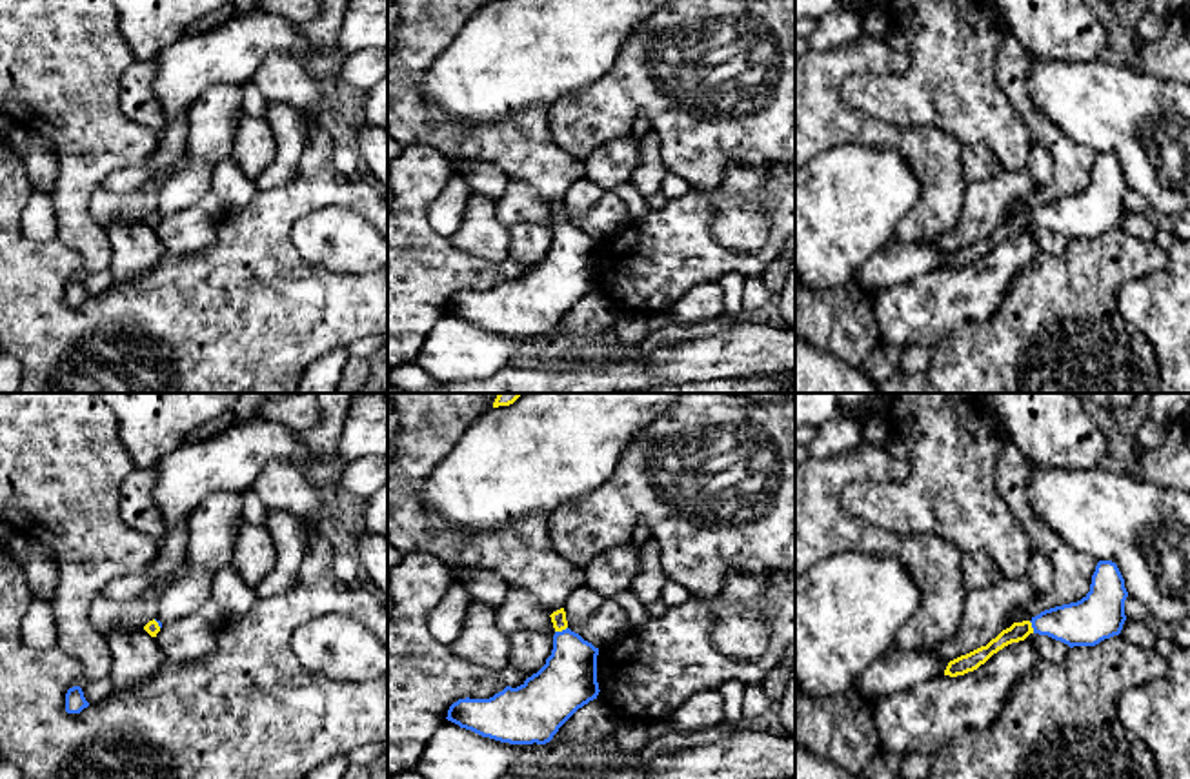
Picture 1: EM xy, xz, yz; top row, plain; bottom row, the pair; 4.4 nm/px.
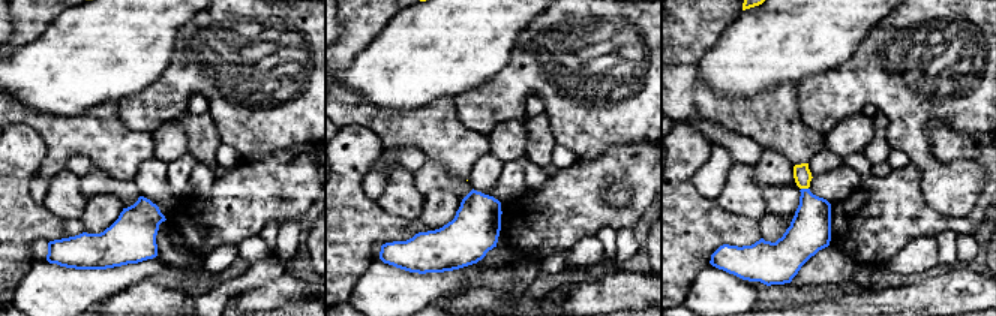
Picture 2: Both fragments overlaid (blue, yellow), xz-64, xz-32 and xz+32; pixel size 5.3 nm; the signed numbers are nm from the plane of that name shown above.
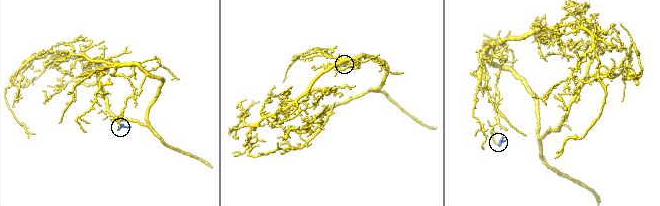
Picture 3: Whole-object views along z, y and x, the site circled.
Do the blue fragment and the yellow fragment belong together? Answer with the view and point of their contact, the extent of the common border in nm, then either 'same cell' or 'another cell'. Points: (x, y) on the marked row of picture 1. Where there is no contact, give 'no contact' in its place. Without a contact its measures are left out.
meets blue in xz at (563, 630); contact 60 nm long; same cell

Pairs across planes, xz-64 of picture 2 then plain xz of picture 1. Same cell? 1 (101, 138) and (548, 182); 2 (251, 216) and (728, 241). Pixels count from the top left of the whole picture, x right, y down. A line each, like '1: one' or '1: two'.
1: one
2: two

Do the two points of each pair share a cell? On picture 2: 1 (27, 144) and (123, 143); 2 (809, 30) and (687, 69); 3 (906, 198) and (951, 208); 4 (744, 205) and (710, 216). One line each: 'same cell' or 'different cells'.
1: different cells
2: different cells
3: different cells
4: different cells

